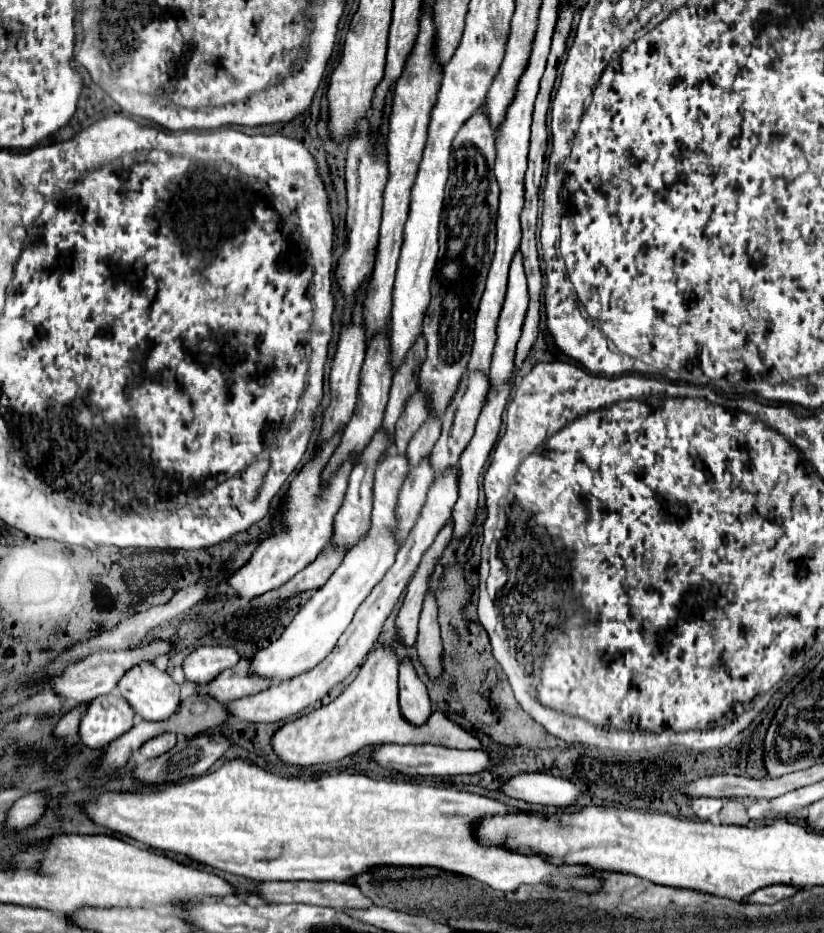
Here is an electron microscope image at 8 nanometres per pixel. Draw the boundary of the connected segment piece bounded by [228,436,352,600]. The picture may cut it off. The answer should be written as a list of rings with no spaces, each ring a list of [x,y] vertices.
[[[340,436],[332,438],[324,448],[322,454],[316,458],[310,458],[302,470],[298,472],[298,476],[292,480],[290,490],[286,494],[286,504],[284,504],[284,526],[274,524],[272,526],[272,534],[268,540],[264,540],[260,544],[260,548],[256,548],[252,560],[248,564],[244,564],[244,568],[240,568],[230,580],[228,586],[236,592],[236,596],[252,600],[256,596],[260,596],[262,592],[268,592],[272,588],[278,588],[282,584],[286,584],[288,580],[292,580],[300,570],[304,570],[308,564],[312,564],[312,560],[316,560],[320,556],[320,552],[324,550],[324,546],[328,544],[330,536],[332,536],[332,522],[334,522],[334,514],[338,512],[342,500],[344,500],[344,492],[348,486],[348,476],[350,470],[346,462],[338,474],[332,478],[330,486],[322,488],[320,486],[320,474],[324,470],[324,464],[328,462],[328,458],[332,456],[332,452],[336,450],[340,442]]]

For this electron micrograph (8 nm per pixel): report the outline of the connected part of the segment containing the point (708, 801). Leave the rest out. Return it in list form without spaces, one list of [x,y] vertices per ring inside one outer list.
[[[696,798],[690,802],[690,808],[698,820],[712,820],[722,808],[722,800],[718,798]]]

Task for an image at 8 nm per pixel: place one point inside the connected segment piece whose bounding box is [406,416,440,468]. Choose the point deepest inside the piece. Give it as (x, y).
(421, 446)

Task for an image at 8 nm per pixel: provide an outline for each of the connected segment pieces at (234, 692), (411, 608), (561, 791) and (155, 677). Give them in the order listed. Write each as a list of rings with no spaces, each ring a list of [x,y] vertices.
[[[242,658],[234,668],[224,670],[216,680],[212,680],[212,684],[208,684],[208,688],[196,688],[196,690],[200,694],[214,696],[222,704],[230,704],[238,698],[254,696],[254,694],[266,690],[268,686],[272,686],[272,680],[254,676],[250,672],[250,666],[252,666],[250,660]]]
[[[448,520],[442,530],[438,532],[434,544],[424,552],[422,562],[414,574],[414,578],[410,580],[408,588],[406,588],[406,596],[404,596],[404,604],[400,608],[398,620],[396,620],[396,628],[398,628],[398,636],[406,646],[412,646],[416,642],[416,632],[418,632],[418,618],[422,612],[422,602],[430,584],[430,578],[434,574],[434,568],[438,566],[444,550],[448,548],[450,540],[452,540],[452,524],[454,520]]]
[[[518,774],[504,782],[502,792],[512,798],[540,804],[540,806],[554,806],[554,808],[568,808],[578,802],[580,790],[576,784],[564,778],[556,778],[552,774]]]
[[[138,664],[128,670],[118,690],[144,720],[168,720],[180,708],[180,686],[154,664]]]

